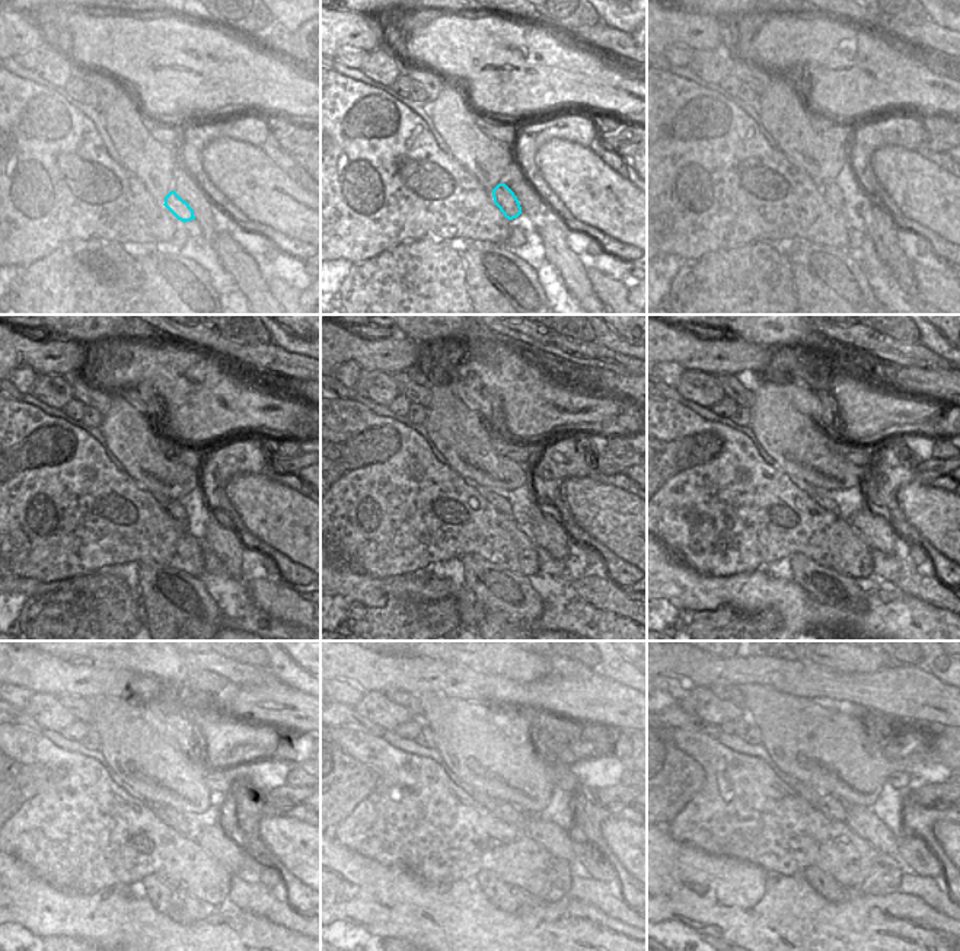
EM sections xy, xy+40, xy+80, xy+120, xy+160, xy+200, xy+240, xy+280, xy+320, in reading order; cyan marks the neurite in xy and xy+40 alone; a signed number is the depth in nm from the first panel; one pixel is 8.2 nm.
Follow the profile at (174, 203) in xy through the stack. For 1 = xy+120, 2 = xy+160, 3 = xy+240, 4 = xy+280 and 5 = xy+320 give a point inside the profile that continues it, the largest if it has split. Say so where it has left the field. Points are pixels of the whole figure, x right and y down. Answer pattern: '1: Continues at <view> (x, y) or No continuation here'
1: Continues at xy+120 (175, 508)
2: Continues at xy+160 (497, 498)
3: Continues at xy+240 (168, 814)
4: Continues at xy+280 (501, 810)
5: Continues at xy+320 (833, 809)

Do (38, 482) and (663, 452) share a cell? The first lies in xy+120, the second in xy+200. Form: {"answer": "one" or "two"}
{"answer": "two"}

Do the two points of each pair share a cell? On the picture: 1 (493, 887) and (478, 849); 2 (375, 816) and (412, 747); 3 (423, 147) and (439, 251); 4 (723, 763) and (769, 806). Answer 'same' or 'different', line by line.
1: different
2: different
3: different
4: same

